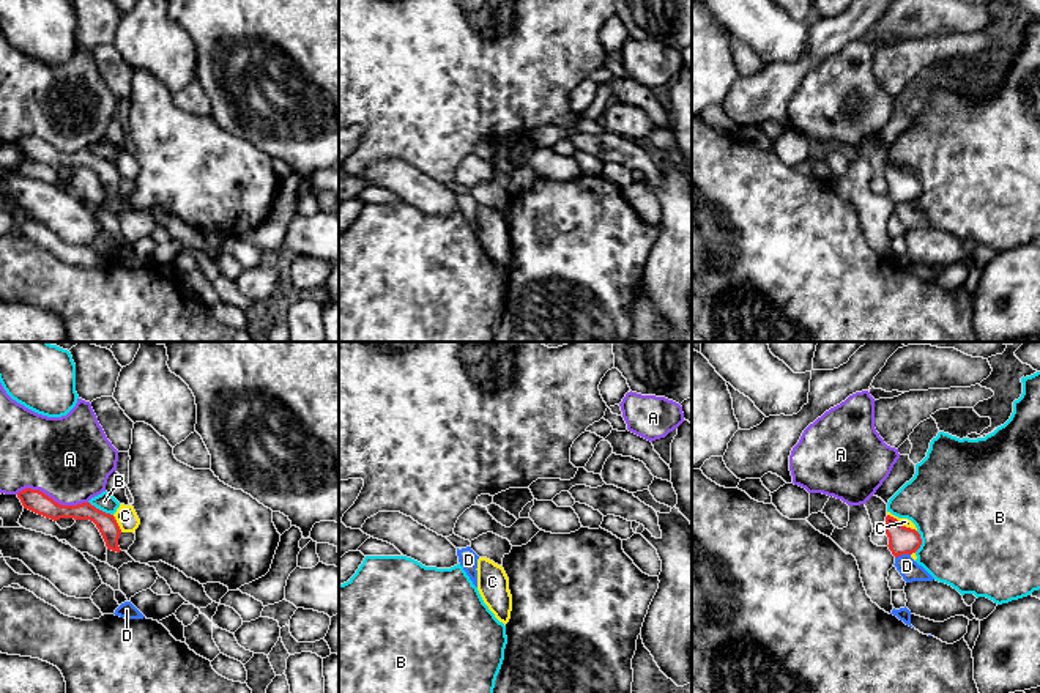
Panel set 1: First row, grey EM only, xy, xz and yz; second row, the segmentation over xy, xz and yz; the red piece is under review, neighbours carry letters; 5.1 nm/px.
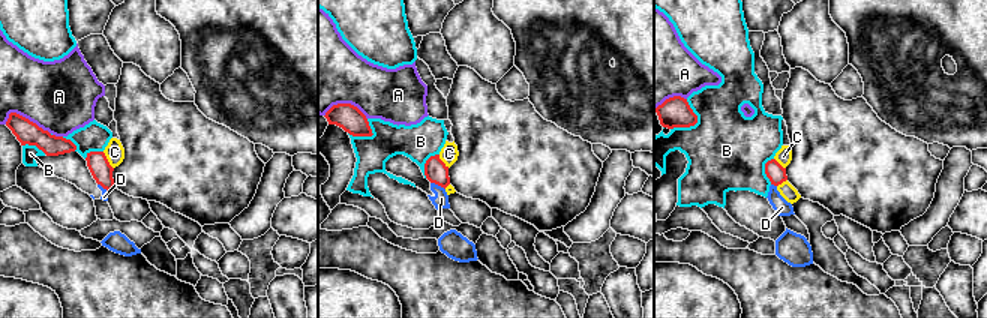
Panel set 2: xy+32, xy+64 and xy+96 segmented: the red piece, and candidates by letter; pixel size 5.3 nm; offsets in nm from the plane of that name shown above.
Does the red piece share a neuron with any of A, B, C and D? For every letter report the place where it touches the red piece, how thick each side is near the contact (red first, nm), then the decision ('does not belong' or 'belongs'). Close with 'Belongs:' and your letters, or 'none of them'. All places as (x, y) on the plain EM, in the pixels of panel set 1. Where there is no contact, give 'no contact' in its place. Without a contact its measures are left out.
A: contact xy (51, 145); calibres 110 and 440 nm; does not belong
B: contact xy (101, 158); calibres 100 and 90 nm; does not belong
C: contact yz (900, 170); calibres 140 and 50 nm; does not belong
D: contact yz (902, 200); calibres 140 and 100 nm; does not belong
Belongs: none of them

